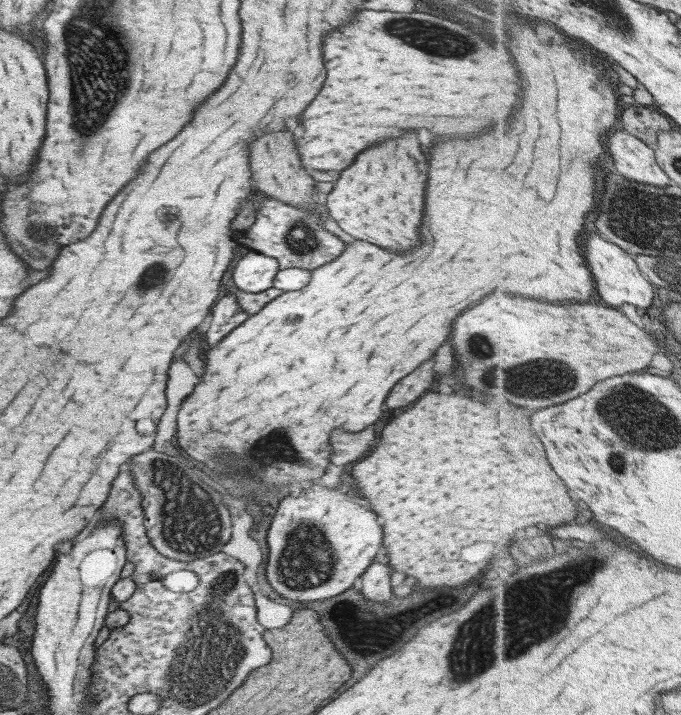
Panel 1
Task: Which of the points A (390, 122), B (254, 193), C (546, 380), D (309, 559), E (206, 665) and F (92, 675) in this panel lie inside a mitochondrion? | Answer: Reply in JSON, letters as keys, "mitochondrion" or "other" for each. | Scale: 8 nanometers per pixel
{"A":"other","B":"other","C":"mitochondrion","D":"mitochondrion","E":"mitochondrion","F":"other"}

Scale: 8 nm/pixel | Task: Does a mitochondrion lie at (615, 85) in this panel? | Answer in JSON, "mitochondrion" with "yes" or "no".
{"mitochondrion":"no"}

